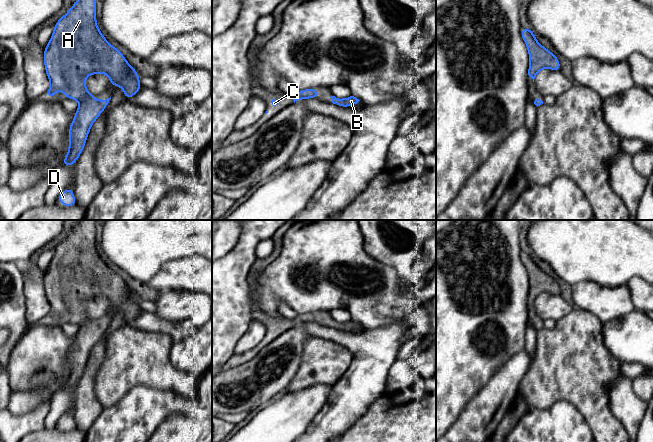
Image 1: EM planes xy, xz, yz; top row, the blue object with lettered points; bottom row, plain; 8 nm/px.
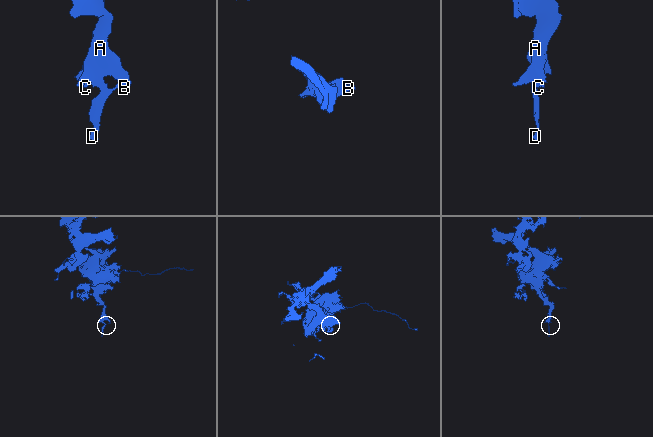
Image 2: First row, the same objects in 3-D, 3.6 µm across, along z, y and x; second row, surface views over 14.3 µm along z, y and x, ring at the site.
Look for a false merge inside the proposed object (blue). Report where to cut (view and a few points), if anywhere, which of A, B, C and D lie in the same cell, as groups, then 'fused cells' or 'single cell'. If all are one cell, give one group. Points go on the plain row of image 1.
no cut | A B C D | single cell

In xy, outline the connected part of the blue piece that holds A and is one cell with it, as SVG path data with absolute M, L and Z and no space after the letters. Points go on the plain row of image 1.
M81 220L69 235L58 244L47 271L44 273L44 288L50 304L46 322L55 322L54 317L64 315L65 322L80 327L69 352L69 375L62 390L73 389L83 375L91 349L105 334L110 322L96 324L85 307L85 302L92 298L105 297L113 310L120 310L128 324L140 313L136 294L125 284L121 274L114 272L102 259L96 247L96 220Z

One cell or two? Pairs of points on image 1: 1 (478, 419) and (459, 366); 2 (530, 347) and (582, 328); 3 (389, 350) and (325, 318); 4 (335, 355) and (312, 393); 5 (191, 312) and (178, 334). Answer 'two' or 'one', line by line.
1: two
2: two
3: two
4: two
5: two

